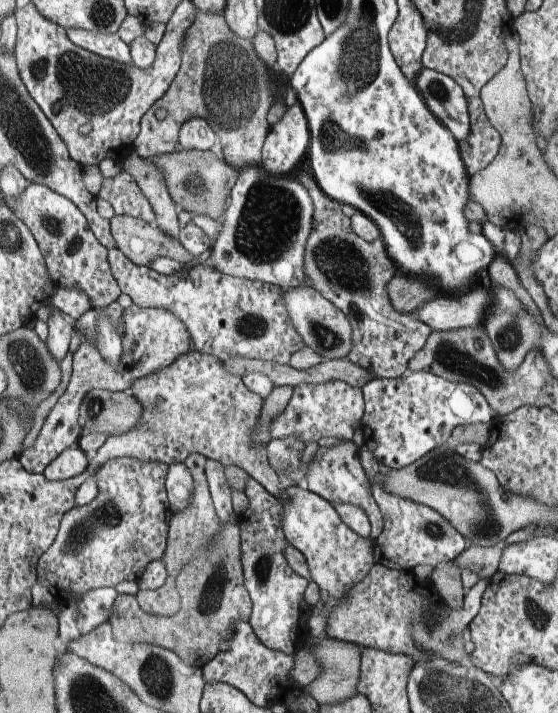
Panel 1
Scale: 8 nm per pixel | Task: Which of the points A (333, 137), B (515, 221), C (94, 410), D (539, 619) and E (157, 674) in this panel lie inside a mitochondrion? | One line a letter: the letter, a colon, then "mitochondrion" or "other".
A: mitochondrion
B: other
C: mitochondrion
D: mitochondrion
E: mitochondrion

